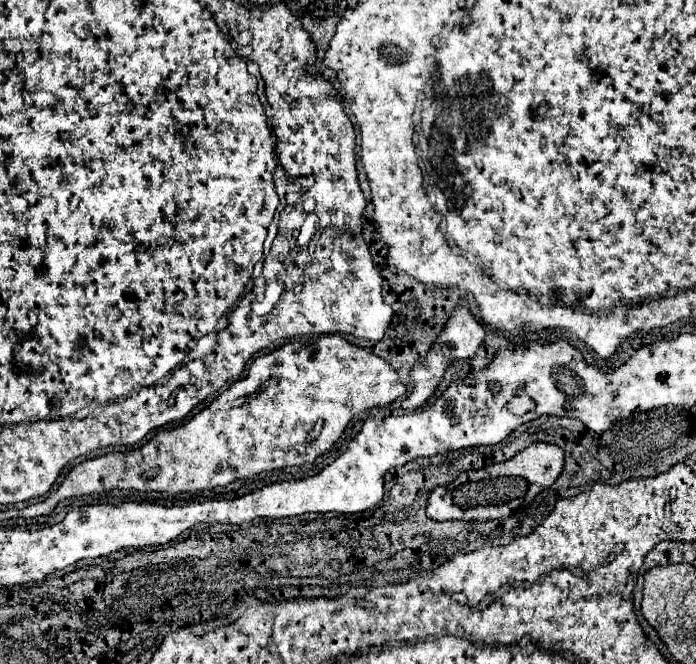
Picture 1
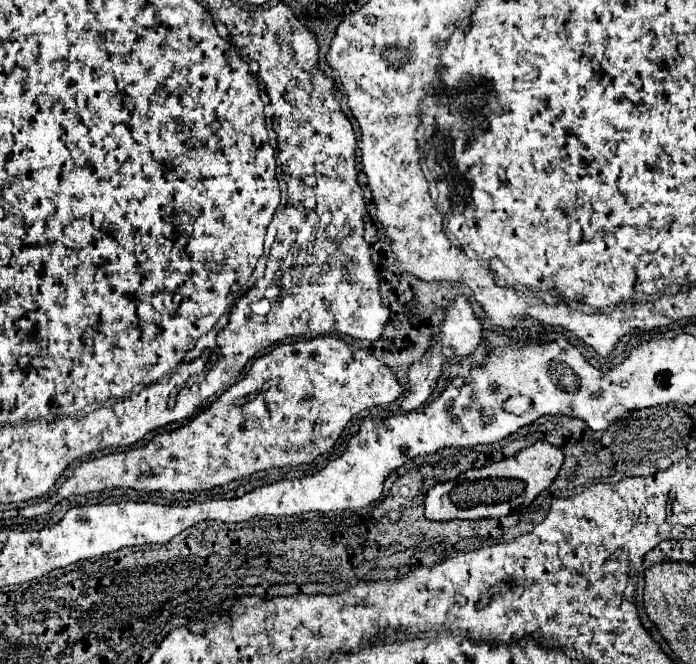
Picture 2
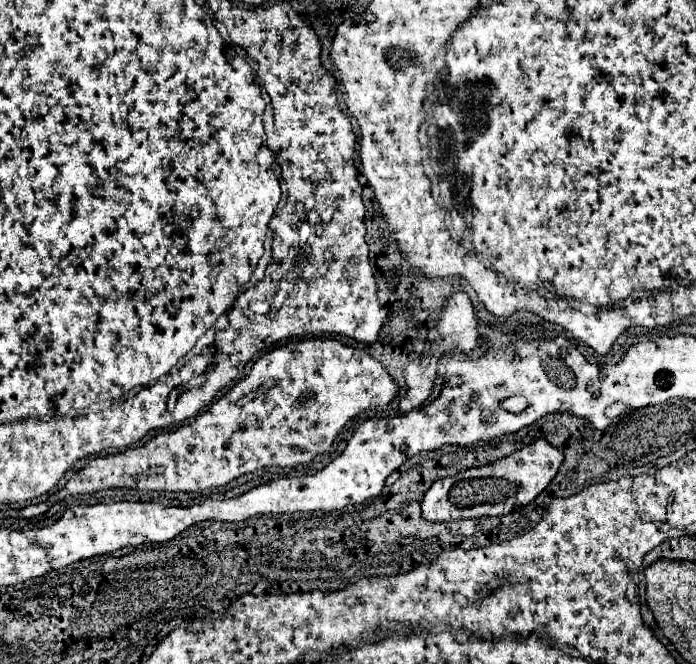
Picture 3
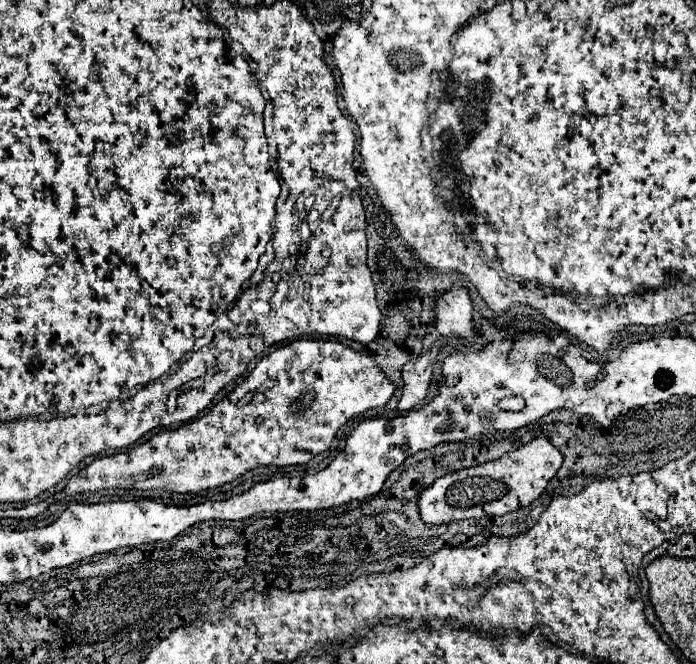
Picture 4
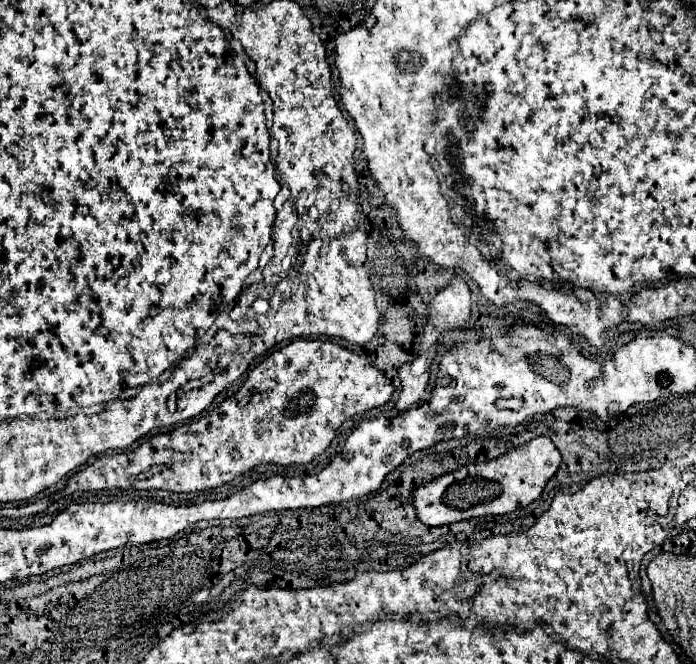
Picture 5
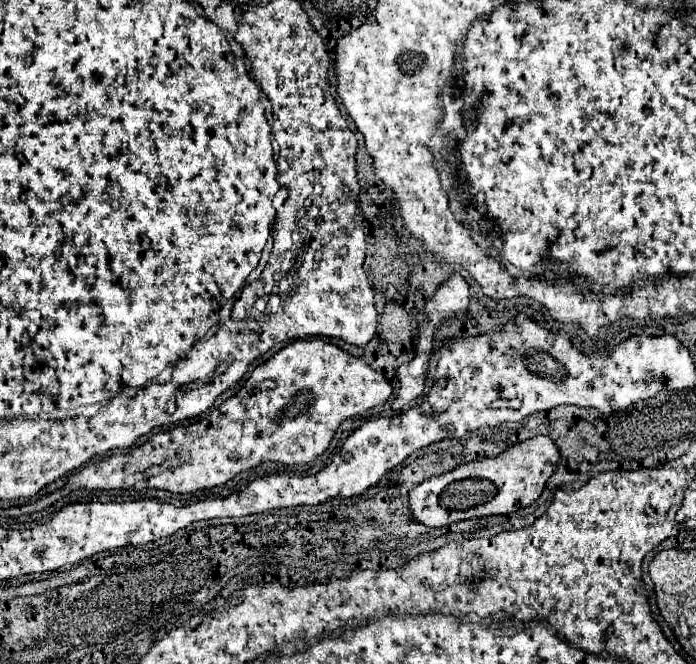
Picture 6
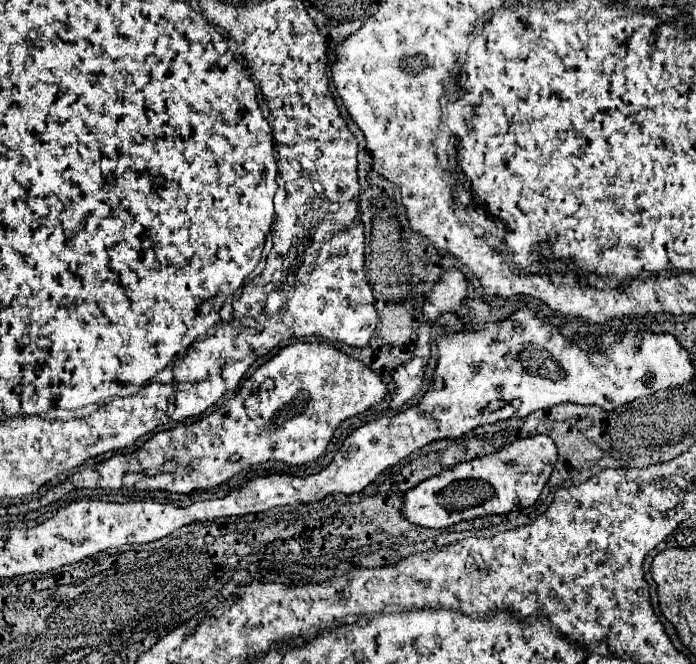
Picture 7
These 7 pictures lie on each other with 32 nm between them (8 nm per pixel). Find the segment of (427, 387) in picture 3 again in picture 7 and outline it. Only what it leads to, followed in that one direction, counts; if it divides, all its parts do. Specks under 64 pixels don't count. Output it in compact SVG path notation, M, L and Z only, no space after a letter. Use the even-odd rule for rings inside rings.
M407 365L400 366L394 370L392 374L392 380L396 382L396 394L390 402L390 408L392 410L400 410L408 400L412 400L420 388L422 388L422 376L418 374L416 377L408 376Z

